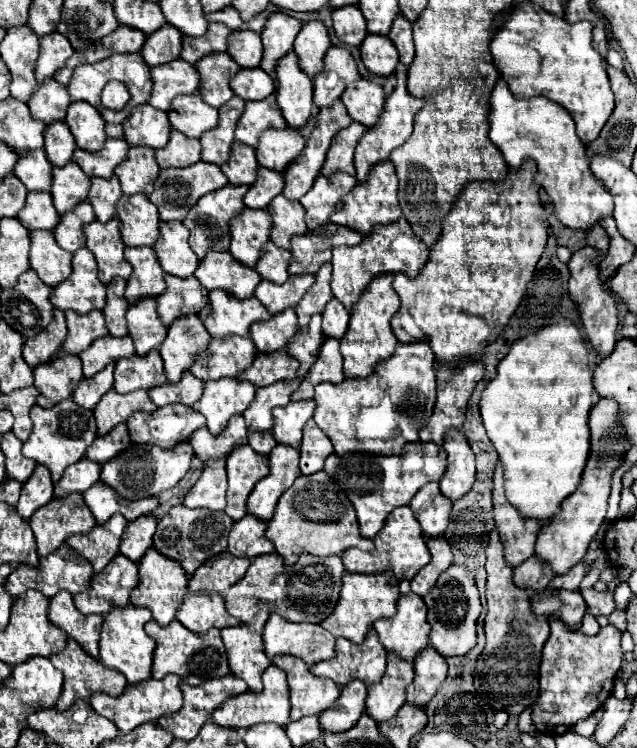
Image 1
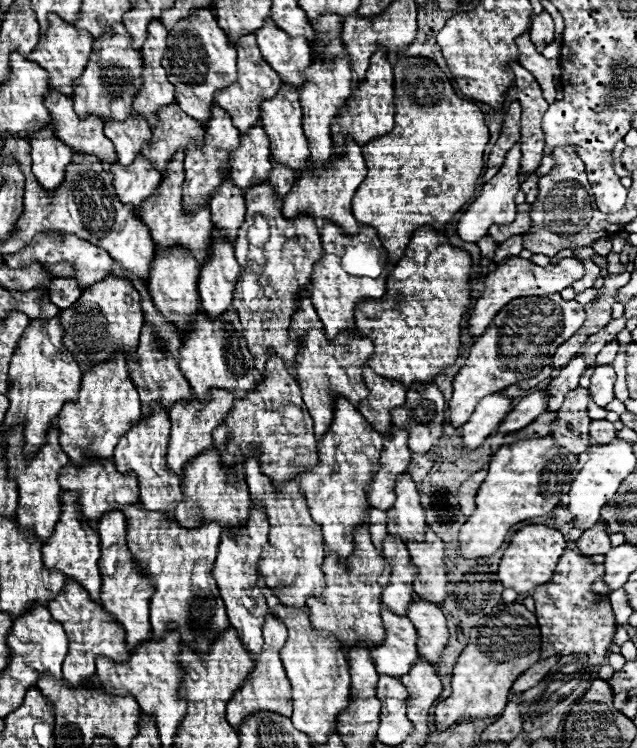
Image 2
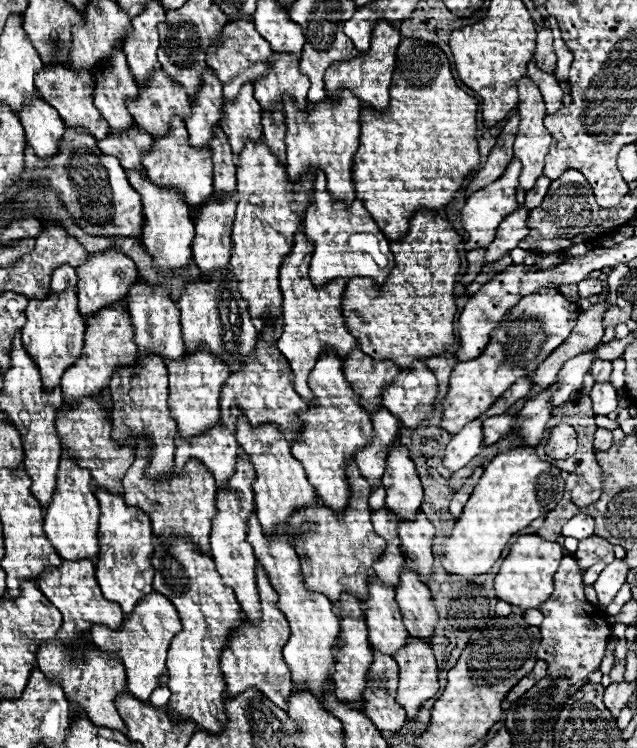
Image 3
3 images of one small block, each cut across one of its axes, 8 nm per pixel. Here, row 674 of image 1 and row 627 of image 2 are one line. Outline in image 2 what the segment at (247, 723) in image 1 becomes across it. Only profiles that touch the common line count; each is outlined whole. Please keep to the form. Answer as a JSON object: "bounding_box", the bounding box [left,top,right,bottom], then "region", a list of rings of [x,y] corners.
{"bounding_box":[226,612,292,728],"region":[[[268,612],[266,622],[264,622],[262,654],[254,660],[252,674],[248,674],[248,680],[244,682],[244,688],[240,688],[240,692],[236,692],[236,696],[232,696],[232,700],[228,702],[228,708],[226,708],[226,718],[234,728],[238,728],[242,724],[242,718],[248,716],[248,712],[272,710],[272,712],[278,712],[282,716],[292,716],[292,688],[290,688],[290,682],[286,678],[284,666],[282,666],[282,660],[280,660],[280,654],[278,654],[280,648],[284,646],[286,638],[288,638],[288,632],[284,628],[284,624]]]}

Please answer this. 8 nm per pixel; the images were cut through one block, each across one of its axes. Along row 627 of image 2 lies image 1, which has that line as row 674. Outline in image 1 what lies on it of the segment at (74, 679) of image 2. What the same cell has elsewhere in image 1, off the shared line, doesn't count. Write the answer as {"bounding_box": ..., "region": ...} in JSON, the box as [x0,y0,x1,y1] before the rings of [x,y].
{"bounding_box":[50,640,126,712],"region":[[[68,640],[66,650],[60,652],[60,654],[56,654],[56,656],[52,656],[50,662],[52,662],[54,668],[58,668],[64,674],[64,688],[62,688],[62,694],[60,694],[62,698],[56,704],[58,712],[66,712],[76,700],[88,700],[96,692],[104,692],[104,694],[116,698],[126,688],[124,676],[120,676],[120,672],[110,672],[108,668],[104,668],[98,660],[94,660],[92,656],[88,656],[74,640]]]}

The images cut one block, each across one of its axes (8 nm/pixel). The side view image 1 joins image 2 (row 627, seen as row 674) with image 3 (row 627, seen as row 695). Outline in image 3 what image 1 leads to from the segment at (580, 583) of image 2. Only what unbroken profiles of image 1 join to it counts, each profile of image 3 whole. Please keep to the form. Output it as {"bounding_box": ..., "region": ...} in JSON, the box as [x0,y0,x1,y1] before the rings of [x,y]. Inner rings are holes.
{"bounding_box":[536,554,612,682],"region":[[[566,554],[554,576],[552,596],[538,606],[540,612],[544,614],[544,622],[540,624],[542,644],[536,656],[550,664],[548,674],[552,678],[568,678],[570,682],[584,680],[590,672],[600,670],[600,662],[612,632],[606,622],[606,612],[600,612],[598,610],[600,606],[590,604],[586,600],[582,574],[584,570],[578,566],[576,558]],[[588,608],[596,608],[596,610],[588,610]]]}

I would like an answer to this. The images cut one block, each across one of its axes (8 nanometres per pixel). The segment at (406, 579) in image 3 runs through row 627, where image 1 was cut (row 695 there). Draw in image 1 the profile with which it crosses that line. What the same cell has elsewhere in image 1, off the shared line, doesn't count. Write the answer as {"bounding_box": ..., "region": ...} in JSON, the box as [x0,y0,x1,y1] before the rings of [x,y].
{"bounding_box":[406,648,448,708],"region":[[[430,648],[414,660],[414,682],[406,690],[406,702],[424,708],[438,692],[440,684],[444,682],[448,666],[442,656],[436,656]]]}

